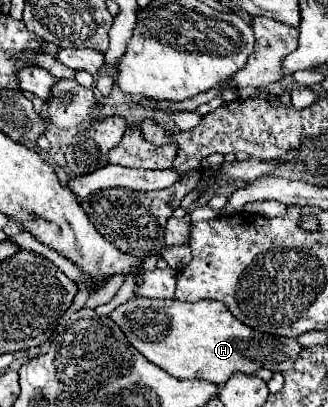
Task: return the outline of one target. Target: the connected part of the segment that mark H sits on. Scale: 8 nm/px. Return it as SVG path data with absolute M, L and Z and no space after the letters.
M132 298L126 304L118 306L110 318L122 328L136 350L140 350L152 364L160 366L180 380L200 378L222 386L236 372L248 376L258 368L286 372L292 368L300 354L300 344L296 338L256 332L254 328L248 328L236 320L226 304L220 304L216 300L180 302Z

